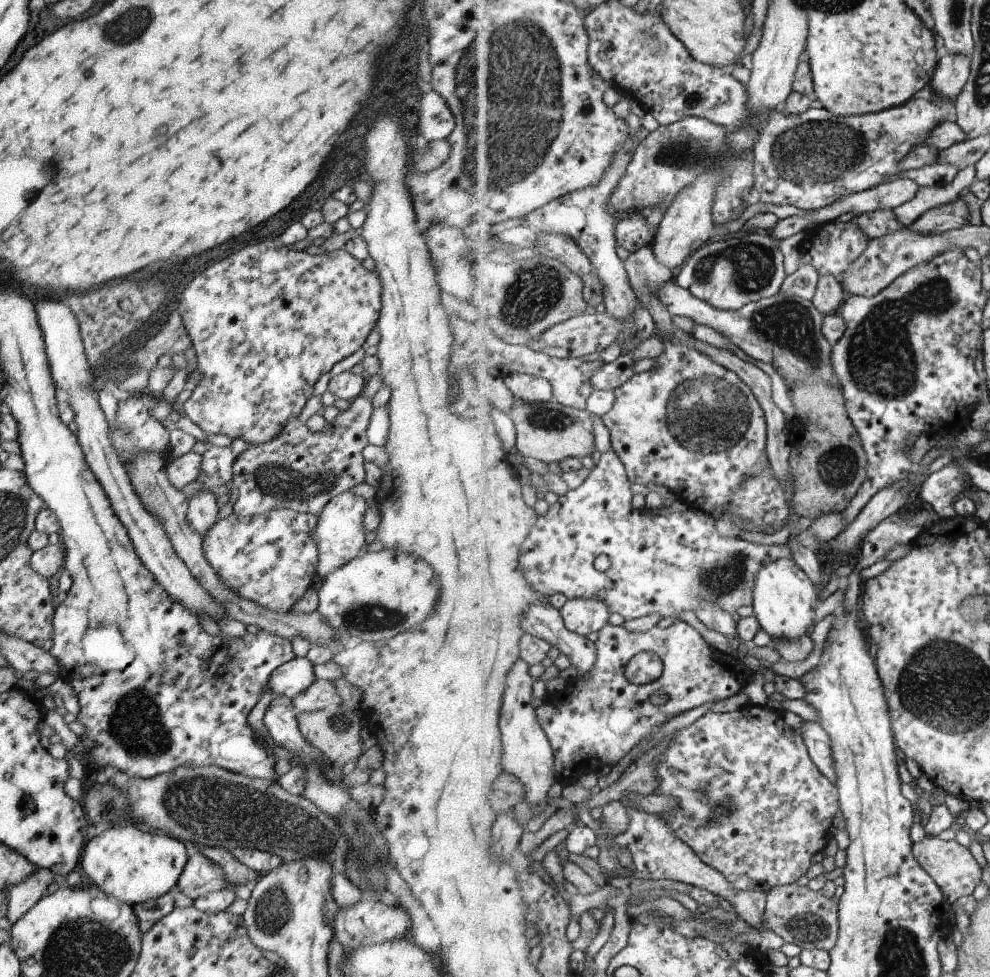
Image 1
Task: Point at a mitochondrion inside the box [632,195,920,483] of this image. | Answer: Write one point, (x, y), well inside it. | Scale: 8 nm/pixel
(707, 416)

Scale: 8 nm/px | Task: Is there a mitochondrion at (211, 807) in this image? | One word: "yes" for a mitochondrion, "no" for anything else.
yes

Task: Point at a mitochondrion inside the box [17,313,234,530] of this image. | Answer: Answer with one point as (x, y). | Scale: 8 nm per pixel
(159, 501)

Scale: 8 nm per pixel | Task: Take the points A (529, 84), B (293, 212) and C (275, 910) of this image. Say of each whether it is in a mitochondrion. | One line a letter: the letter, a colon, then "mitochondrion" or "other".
A: mitochondrion
B: other
C: mitochondrion

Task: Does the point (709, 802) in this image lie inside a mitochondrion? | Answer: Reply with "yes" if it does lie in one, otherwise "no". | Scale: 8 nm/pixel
yes

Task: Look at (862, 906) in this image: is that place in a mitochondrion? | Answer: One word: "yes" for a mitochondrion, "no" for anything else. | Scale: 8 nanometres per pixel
no

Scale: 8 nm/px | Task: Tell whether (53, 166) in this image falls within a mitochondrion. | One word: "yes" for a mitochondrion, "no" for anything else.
no

